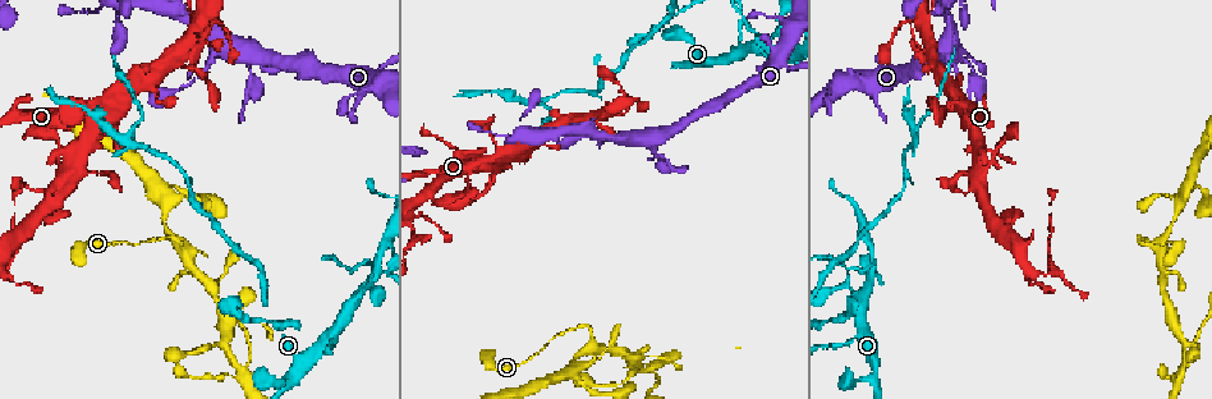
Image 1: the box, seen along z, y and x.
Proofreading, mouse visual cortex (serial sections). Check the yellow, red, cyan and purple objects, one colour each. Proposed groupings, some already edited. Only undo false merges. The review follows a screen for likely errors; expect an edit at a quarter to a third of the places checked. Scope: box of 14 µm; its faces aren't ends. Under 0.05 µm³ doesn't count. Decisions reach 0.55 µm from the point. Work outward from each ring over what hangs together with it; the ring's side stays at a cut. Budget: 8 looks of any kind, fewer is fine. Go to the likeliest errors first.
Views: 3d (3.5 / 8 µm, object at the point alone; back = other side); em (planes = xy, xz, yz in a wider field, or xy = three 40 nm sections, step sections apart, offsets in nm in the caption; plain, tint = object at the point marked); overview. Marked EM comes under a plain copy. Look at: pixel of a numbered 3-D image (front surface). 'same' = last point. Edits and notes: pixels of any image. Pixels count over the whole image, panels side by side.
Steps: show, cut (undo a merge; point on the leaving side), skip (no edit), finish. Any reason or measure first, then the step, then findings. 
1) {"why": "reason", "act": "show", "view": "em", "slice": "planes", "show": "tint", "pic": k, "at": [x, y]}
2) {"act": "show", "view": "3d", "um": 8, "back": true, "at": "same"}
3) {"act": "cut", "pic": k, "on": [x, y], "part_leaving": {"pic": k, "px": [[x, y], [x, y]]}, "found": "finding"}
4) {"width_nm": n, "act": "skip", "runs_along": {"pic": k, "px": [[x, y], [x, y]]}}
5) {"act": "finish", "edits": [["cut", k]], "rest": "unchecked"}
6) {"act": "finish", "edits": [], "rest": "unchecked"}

{"why": "branch point", "act": "show", "view": "3d", "um": 8, "pic": 1, "at": [184, 246]}

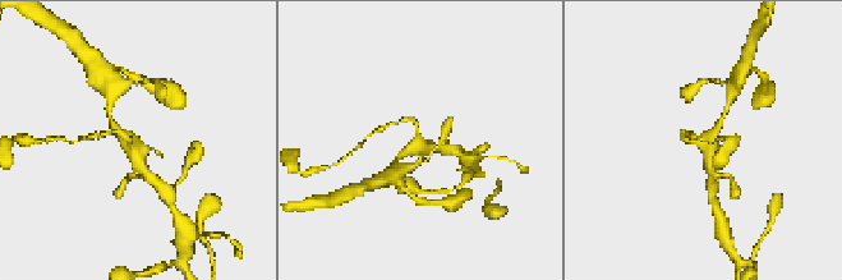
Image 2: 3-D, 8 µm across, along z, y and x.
{"act": "show", "view": "em", "slice": "planes", "show": "tint", "pic": 2, "at": [136, 140]}

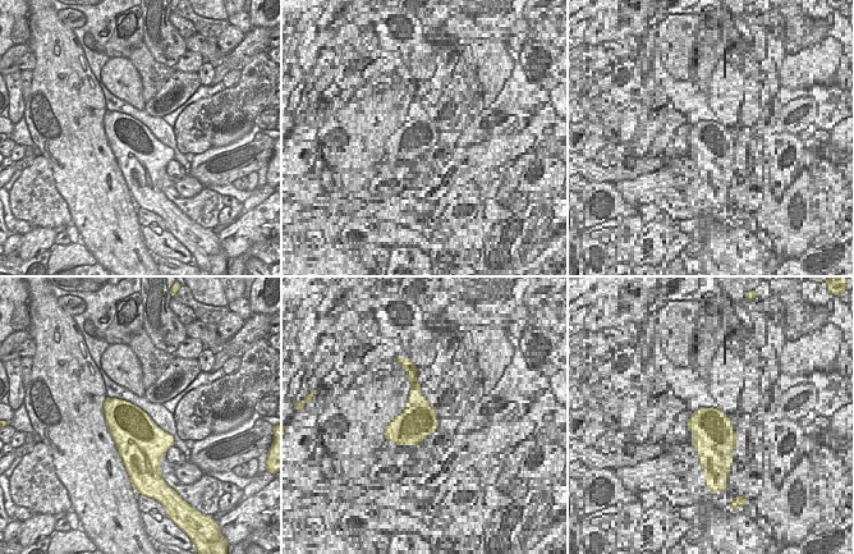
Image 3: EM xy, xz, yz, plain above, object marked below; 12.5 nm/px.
{"width_nm": 600, "act": "skip", "runs_along": {"pic": 2, "px": [[684, 132], [705, 142], [722, 118]]}, "found": "one cell here"}

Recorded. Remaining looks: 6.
{"why": "calibre changes", "act": "show", "view": "3d", "um": 3.5, "pic": 1, "at": [239, 370]}

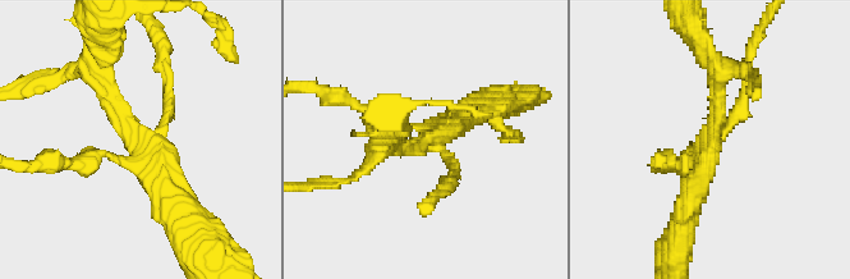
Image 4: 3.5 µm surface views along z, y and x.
{"arms": 4, "arm_widths_nm": [150, 150, 200, 350], "why": "now the EM", "act": "show", "view": "em", "slice": "xy", "step": 3, "show": "tint", "pic": 4, "at": [436, 139]}

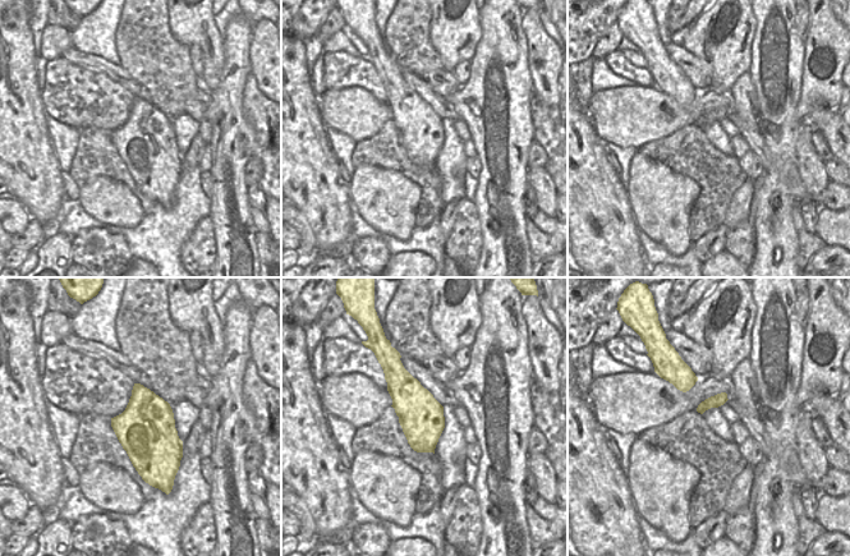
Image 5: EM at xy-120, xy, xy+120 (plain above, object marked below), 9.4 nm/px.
{"act": "skip", "runs_along": {"pic": 4, "px": [[100, 74], [187, 216]]}, "found": "all the same cell"}

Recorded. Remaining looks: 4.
{"why": "four arms meet", "act": "show", "view": "3d", "um": 3.5, "pic": 1, "at": [570, 370]}

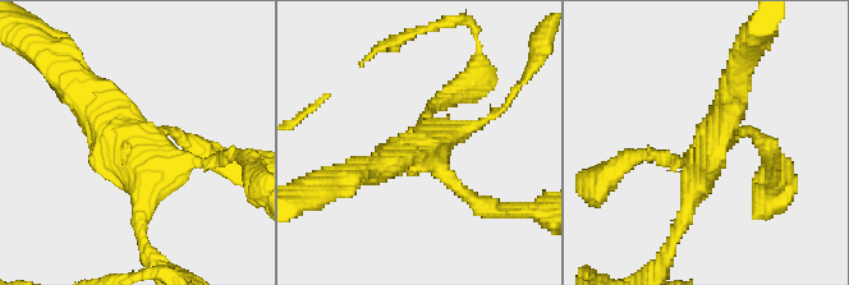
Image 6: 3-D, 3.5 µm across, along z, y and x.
{"act": "show", "view": "em", "slice": "xy", "step": 3, "show": "tint", "pic": 6, "at": [137, 140]}

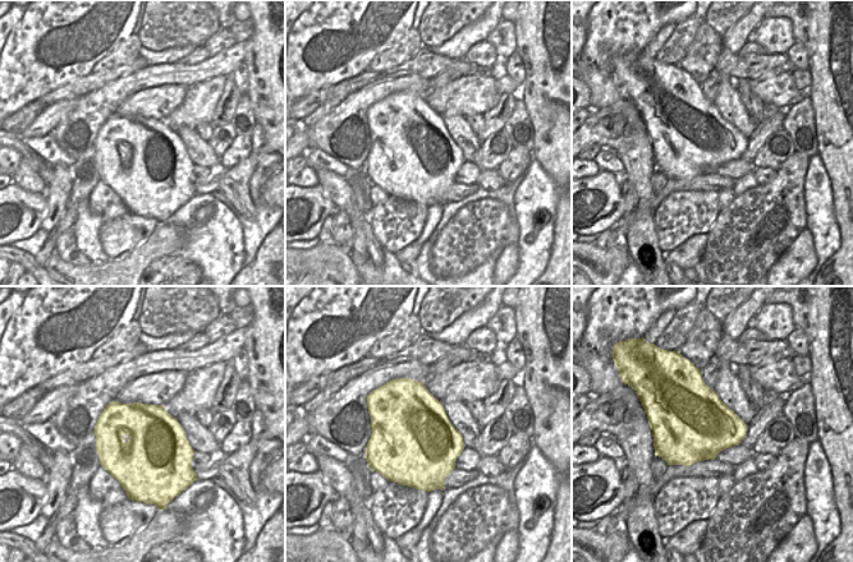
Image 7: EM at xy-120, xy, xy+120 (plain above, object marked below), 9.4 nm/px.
{"arm_widths_nm": [150, 200, 250, 400], "act": "skip", "runs_along": {"pic": 6, "px": [[140, 217], [143, 150], [77, 87]]}, "found": "continuous, no second cell"}

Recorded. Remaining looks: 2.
{"why": "thin arm on a thick one", "act": "show", "view": "3d", "um": 3.5, "pic": 1, "at": [493, 160]}

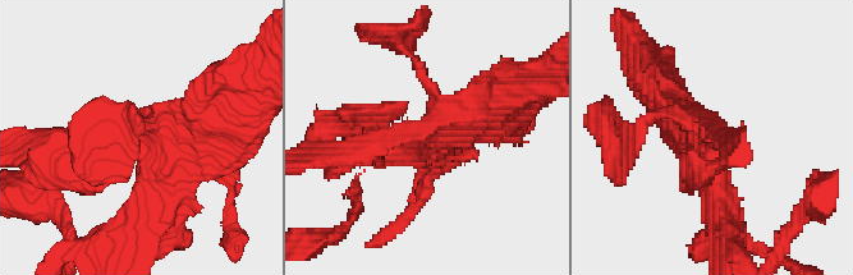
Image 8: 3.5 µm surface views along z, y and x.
{"act": "skip", "runs_along": {"pic": 8, "px": [[347, 155], [495, 102]]}, "found": "one cell here"}

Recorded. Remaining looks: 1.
{"act": "finish", "edits": [], "rest": "unchecked"}

